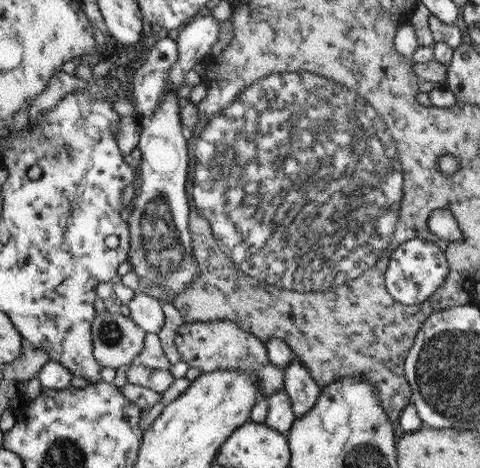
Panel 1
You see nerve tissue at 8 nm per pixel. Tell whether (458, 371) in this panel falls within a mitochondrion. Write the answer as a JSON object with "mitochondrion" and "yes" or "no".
{"mitochondrion":"yes"}

